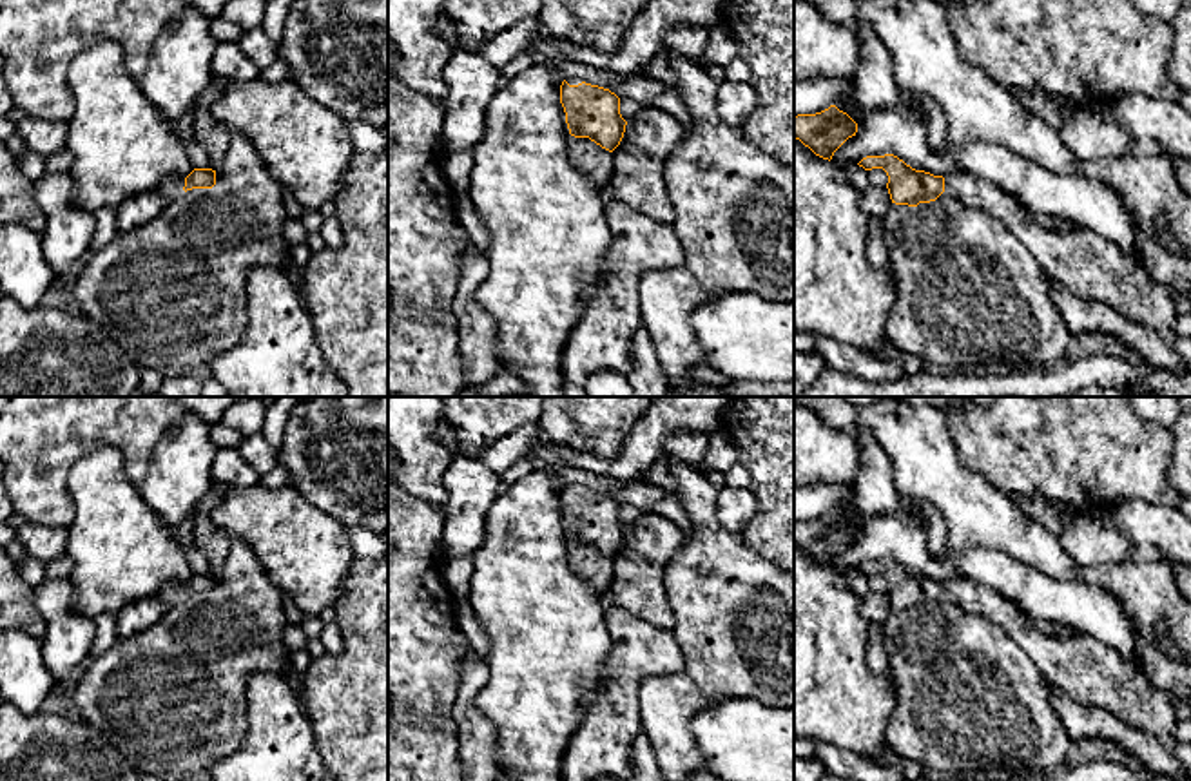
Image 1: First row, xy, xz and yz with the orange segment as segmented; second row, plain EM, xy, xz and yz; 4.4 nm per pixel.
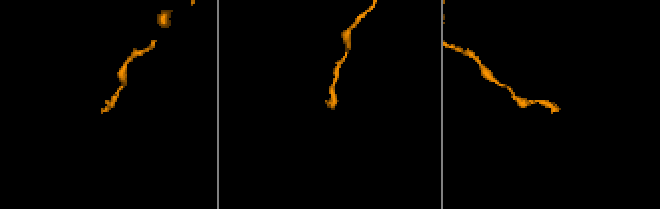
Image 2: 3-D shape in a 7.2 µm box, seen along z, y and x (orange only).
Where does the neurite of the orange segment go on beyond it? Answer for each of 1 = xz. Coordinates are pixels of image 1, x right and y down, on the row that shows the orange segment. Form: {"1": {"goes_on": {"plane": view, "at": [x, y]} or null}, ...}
{"1": {"goes_on": {"plane": "xz", "at": [591, 160]}}}

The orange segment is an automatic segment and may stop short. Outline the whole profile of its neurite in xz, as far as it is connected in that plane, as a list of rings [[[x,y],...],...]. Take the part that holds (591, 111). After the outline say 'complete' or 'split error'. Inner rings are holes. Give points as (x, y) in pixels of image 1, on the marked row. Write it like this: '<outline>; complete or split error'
[[[564,80],[560,103],[573,136],[567,145],[569,161],[602,190],[611,179],[613,150],[627,125],[620,114],[620,98],[598,85],[569,85]]]; split error

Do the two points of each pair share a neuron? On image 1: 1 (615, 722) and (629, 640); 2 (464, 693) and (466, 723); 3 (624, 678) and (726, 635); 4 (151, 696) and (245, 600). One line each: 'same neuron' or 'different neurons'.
1: same neuron
2: same neuron
3: different neurons
4: same neuron

